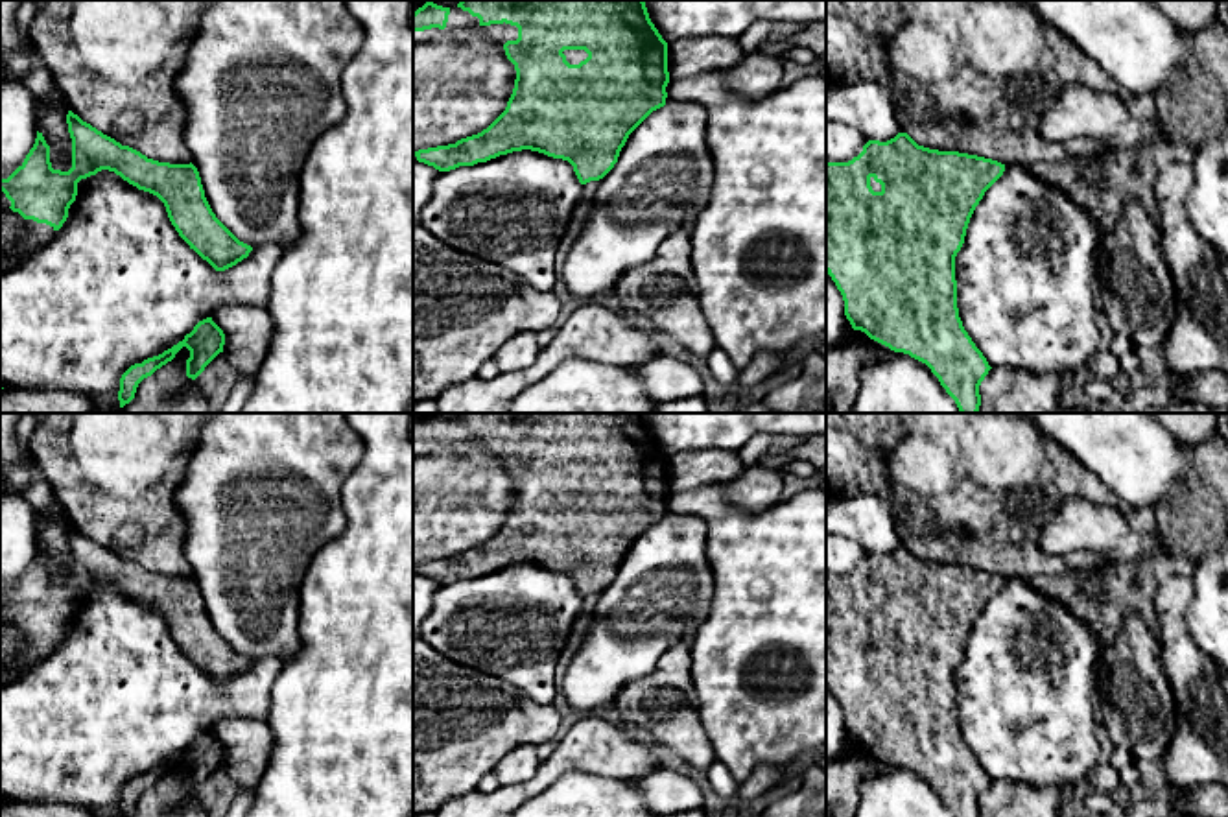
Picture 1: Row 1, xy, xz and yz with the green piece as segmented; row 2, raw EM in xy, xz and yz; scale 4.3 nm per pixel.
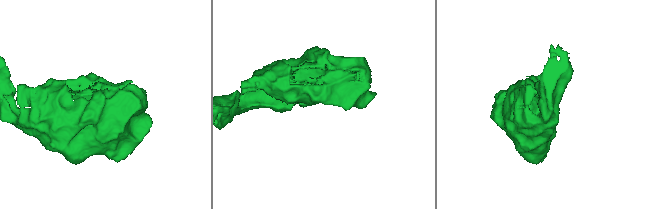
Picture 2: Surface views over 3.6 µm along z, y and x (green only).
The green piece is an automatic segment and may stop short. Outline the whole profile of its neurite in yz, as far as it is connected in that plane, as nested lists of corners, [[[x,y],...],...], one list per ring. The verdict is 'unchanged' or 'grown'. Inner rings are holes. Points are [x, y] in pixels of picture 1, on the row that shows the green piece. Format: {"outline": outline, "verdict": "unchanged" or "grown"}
{"outline": [[[907,133],[887,142],[868,140],[848,162],[826,162],[826,273],[843,295],[846,319],[854,330],[926,363],[961,413],[979,411],[979,385],[992,367],[959,317],[955,256],[975,207],[1003,172],[1005,164],[998,160],[929,149]]], "verdict": "unchanged"}

